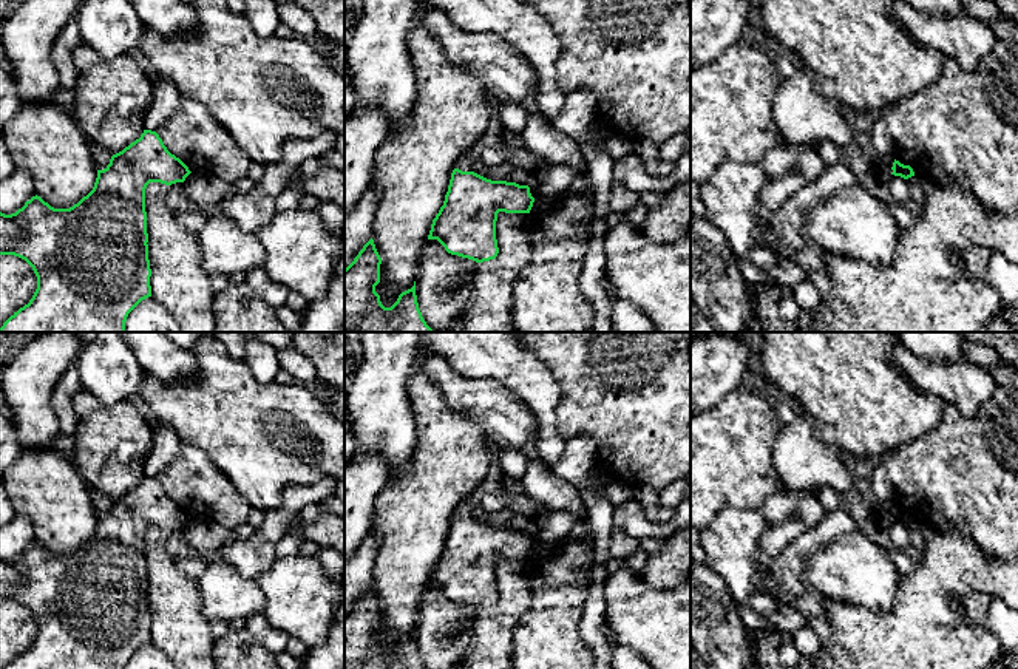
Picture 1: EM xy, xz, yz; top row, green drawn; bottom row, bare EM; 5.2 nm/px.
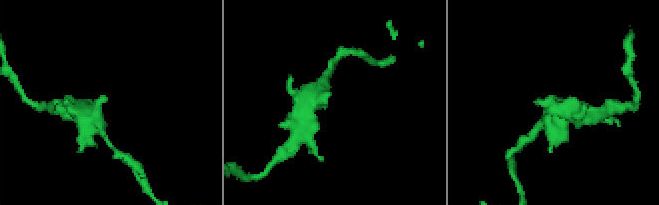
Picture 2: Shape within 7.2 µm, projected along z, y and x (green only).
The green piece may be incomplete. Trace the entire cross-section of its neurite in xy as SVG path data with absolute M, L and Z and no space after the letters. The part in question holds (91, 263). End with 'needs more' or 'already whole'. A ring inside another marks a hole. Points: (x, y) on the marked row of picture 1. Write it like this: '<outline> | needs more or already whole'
M144 130L139 139L113 155L103 170L97 170L93 190L73 207L54 209L36 195L15 213L0 212L0 255L25 260L37 277L32 298L3 323L0 332L125 332L128 314L151 297L145 188L150 182L184 182L190 173L156 131Z | already whole

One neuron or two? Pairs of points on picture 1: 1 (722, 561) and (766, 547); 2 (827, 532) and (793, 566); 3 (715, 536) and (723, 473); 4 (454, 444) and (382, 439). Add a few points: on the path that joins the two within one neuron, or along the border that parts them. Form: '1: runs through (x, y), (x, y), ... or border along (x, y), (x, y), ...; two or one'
1: border along (771, 522), (759, 541), (759, 569); two
2: runs through (817, 538), (799, 556); one
3: border along (754, 509), (723, 507), (706, 529); two
4: border along (411, 405), (416, 444), (410, 461), (397, 473); two

